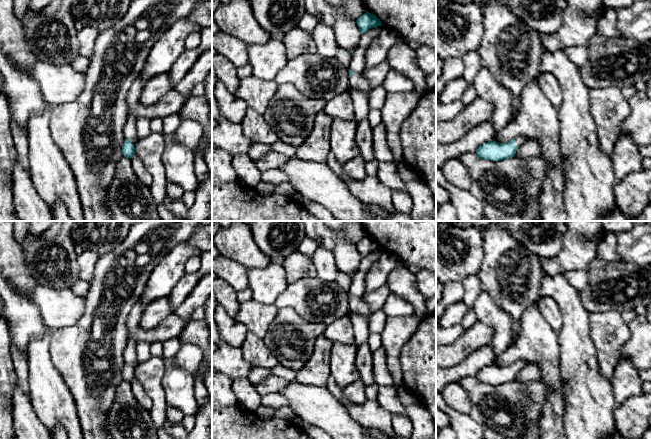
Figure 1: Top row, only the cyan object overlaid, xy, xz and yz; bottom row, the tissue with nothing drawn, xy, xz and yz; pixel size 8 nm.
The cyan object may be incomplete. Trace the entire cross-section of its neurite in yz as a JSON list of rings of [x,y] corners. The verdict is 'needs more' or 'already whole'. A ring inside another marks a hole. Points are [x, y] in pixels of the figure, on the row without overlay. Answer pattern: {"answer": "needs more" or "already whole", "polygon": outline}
{"answer": "needs more", "polygon": [[[519,359],[505,367],[491,364],[480,369],[475,378],[484,384],[491,385],[501,385],[503,383],[512,382],[515,380],[518,372],[523,369],[526,364],[527,362],[524,359]]]}

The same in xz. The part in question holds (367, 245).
{"answer": "already whole", "polygon": [[[368,235],[360,240],[356,244],[357,250],[362,258],[365,258],[371,252],[381,250],[381,245],[373,238],[369,237]]]}

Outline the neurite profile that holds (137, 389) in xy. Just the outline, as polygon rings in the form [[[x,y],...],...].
[[[135,378],[131,382],[131,390],[136,400],[146,409],[150,410],[153,406],[152,399],[146,394],[143,386]]]

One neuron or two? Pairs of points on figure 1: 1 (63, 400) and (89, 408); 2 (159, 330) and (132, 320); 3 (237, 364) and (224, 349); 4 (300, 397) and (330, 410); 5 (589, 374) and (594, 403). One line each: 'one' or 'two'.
1: two
2: one
3: one
4: one
5: one

